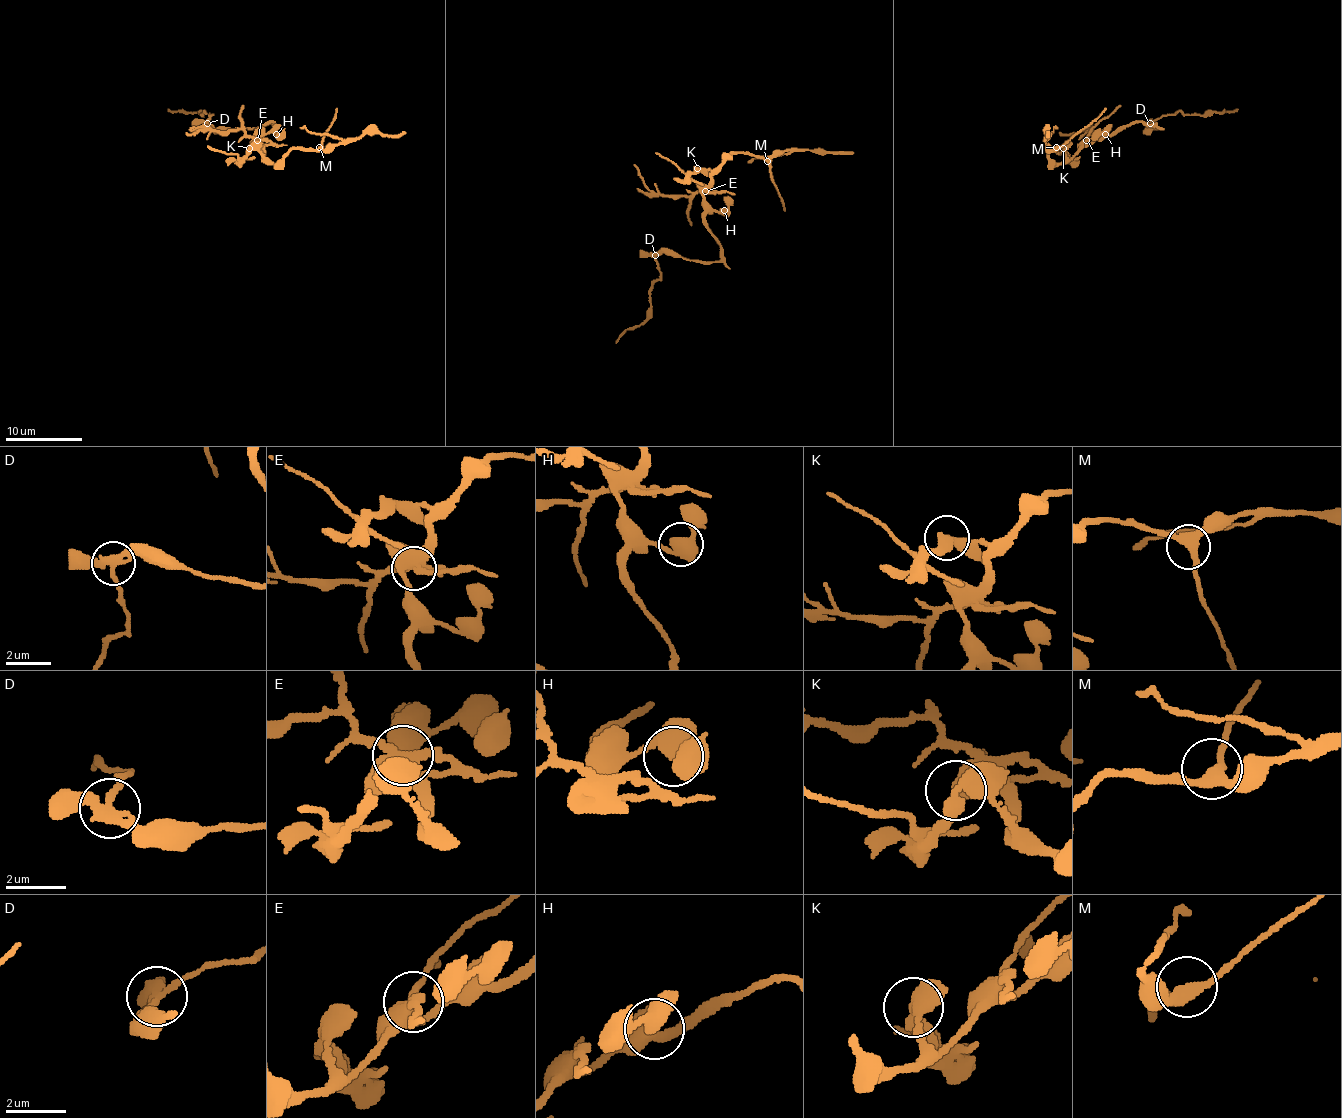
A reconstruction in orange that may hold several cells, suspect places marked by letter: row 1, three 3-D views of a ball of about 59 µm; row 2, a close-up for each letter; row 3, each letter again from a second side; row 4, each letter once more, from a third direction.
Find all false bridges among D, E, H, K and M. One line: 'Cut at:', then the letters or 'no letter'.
Cut at: D, E, K

